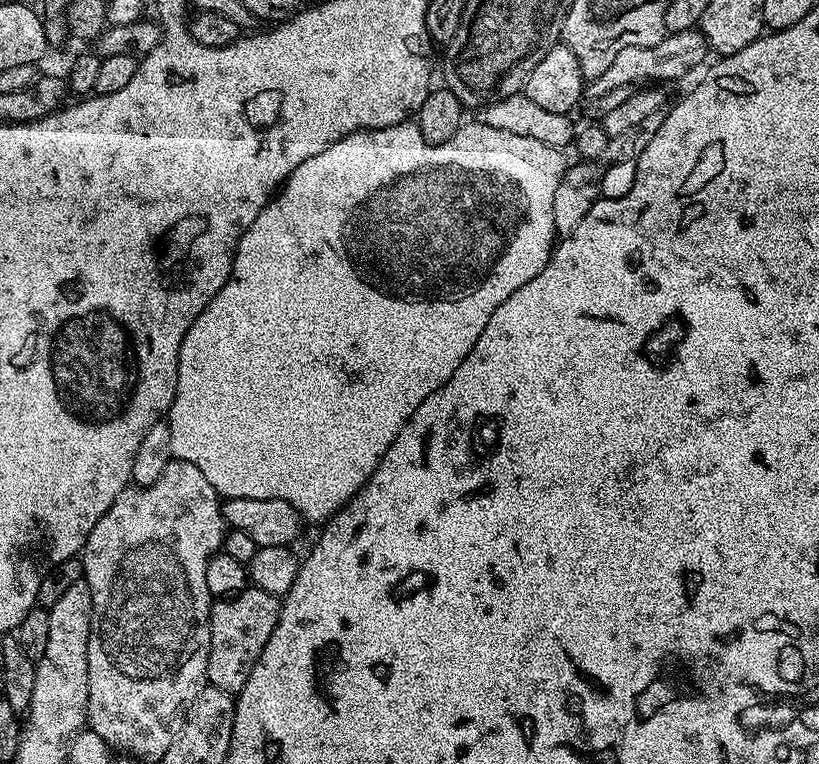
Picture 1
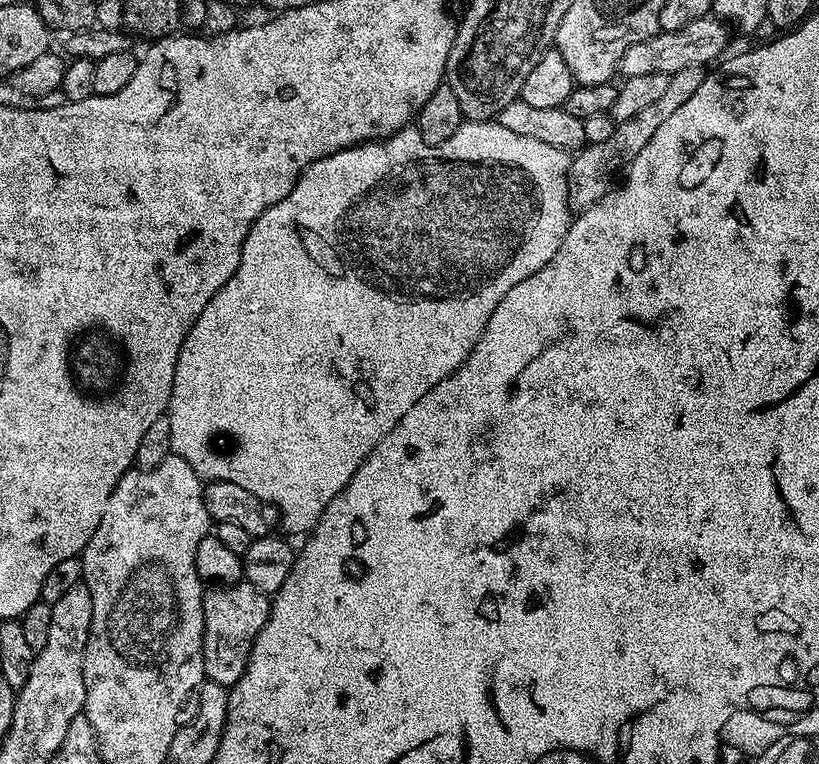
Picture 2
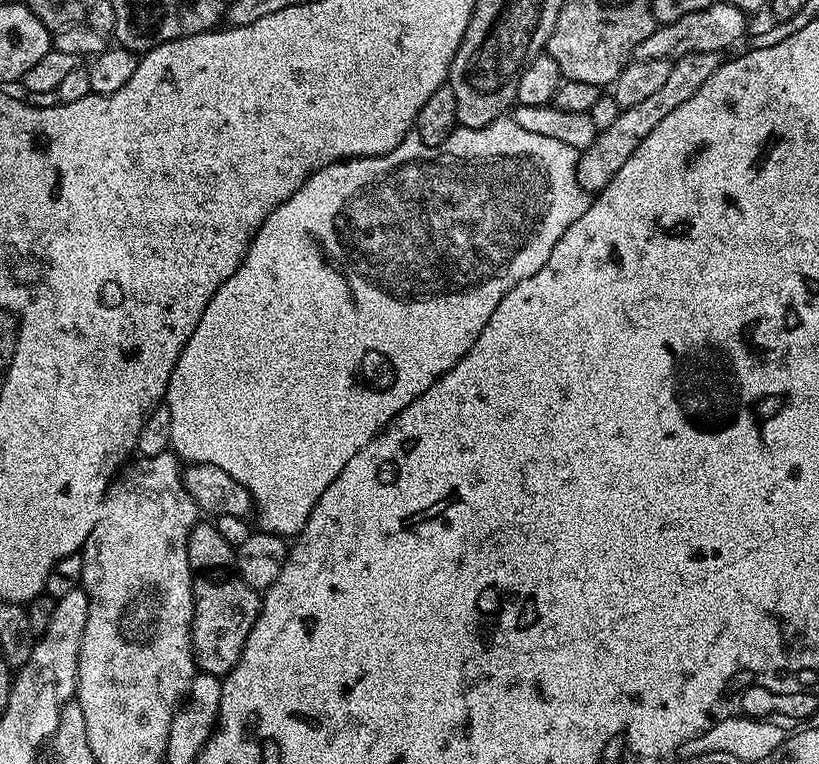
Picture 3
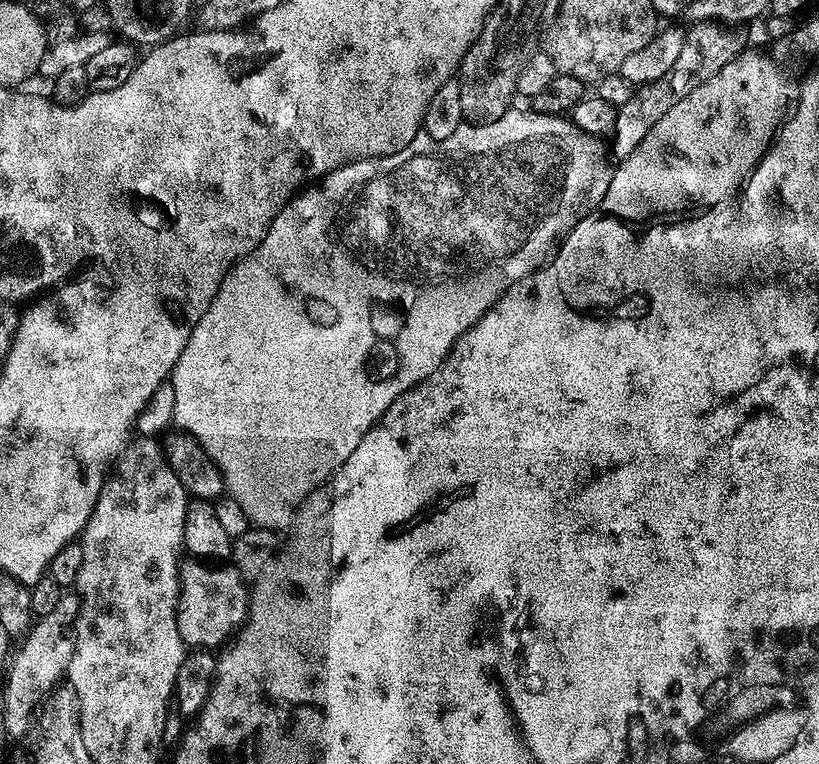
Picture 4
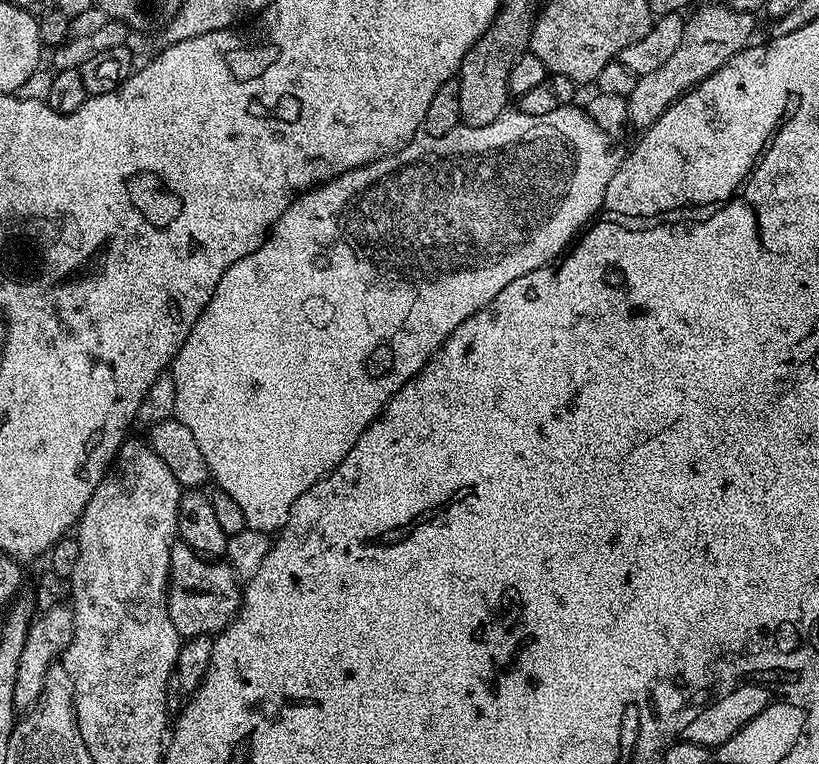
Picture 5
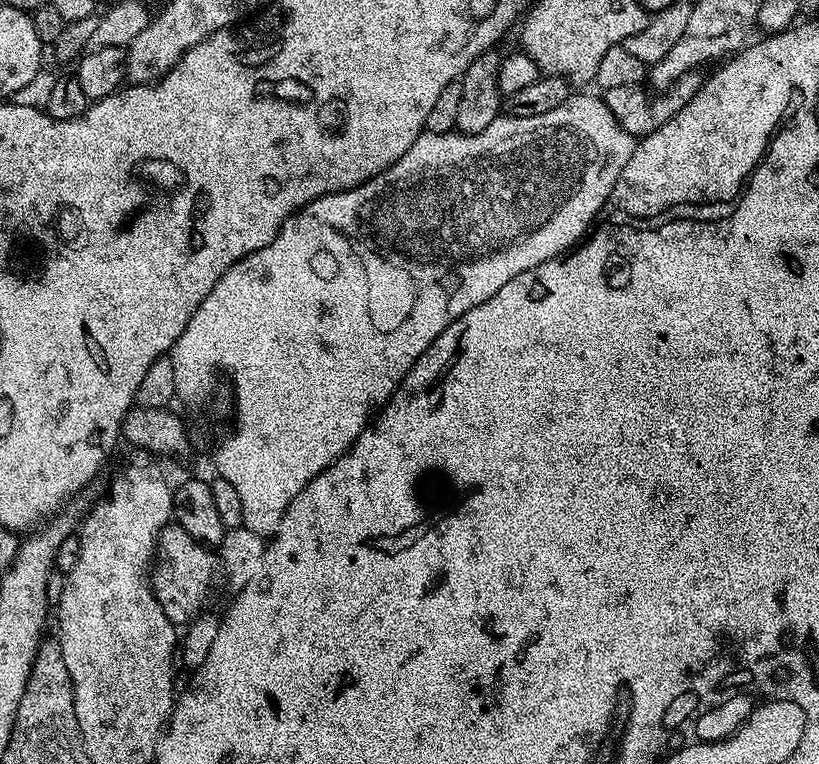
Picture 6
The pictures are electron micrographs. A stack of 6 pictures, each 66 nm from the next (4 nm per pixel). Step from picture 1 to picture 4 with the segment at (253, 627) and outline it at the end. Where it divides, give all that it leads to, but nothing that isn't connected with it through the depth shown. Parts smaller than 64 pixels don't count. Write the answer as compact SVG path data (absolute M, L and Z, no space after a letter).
M195 558L181 559L176 617L178 634L182 634L185 645L192 650L216 650L227 645L248 618L249 595L249 585L235 567L209 566Z

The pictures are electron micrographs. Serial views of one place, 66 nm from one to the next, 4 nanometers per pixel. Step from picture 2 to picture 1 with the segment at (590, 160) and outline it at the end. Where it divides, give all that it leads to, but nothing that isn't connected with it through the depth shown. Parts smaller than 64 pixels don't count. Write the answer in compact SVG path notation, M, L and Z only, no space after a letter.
M659 111L650 114L650 118L646 118L643 122L638 122L638 126L634 126L634 130L626 130L626 134L611 137L606 146L606 150L602 150L599 162L576 162L576 165L565 167L562 178L558 182L558 191L554 194L554 226L557 233L561 237L568 236L574 226L578 226L578 222L582 222L582 218L586 218L586 214L590 214L590 206L594 206L597 200L601 199L600 179L604 176L603 164L624 164L627 162L635 162L642 154L642 150L646 150L646 146L650 142L650 138L654 138L654 134L658 130L658 126L664 120L664 112Z

